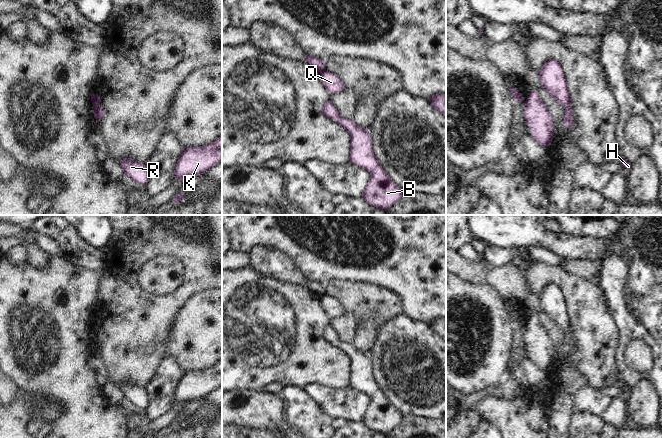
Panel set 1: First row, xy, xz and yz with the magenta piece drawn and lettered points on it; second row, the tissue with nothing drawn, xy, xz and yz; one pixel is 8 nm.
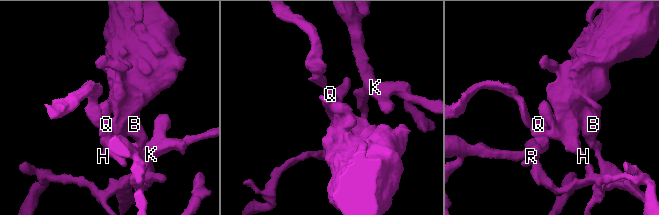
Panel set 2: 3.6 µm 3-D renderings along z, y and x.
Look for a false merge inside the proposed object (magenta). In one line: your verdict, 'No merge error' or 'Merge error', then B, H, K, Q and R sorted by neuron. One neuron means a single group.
Merge error. Groups: B H Q R / K

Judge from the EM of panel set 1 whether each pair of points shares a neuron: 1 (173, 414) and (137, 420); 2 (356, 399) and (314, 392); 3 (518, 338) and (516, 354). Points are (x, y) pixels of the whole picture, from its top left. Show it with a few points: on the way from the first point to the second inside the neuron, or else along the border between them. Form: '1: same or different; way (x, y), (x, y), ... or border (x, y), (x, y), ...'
1: same; way (164, 422), (161, 424), (146, 424)
2: same; way (346, 399), (329, 399), (324, 396)
3: same; way (518, 342), (518, 350)

